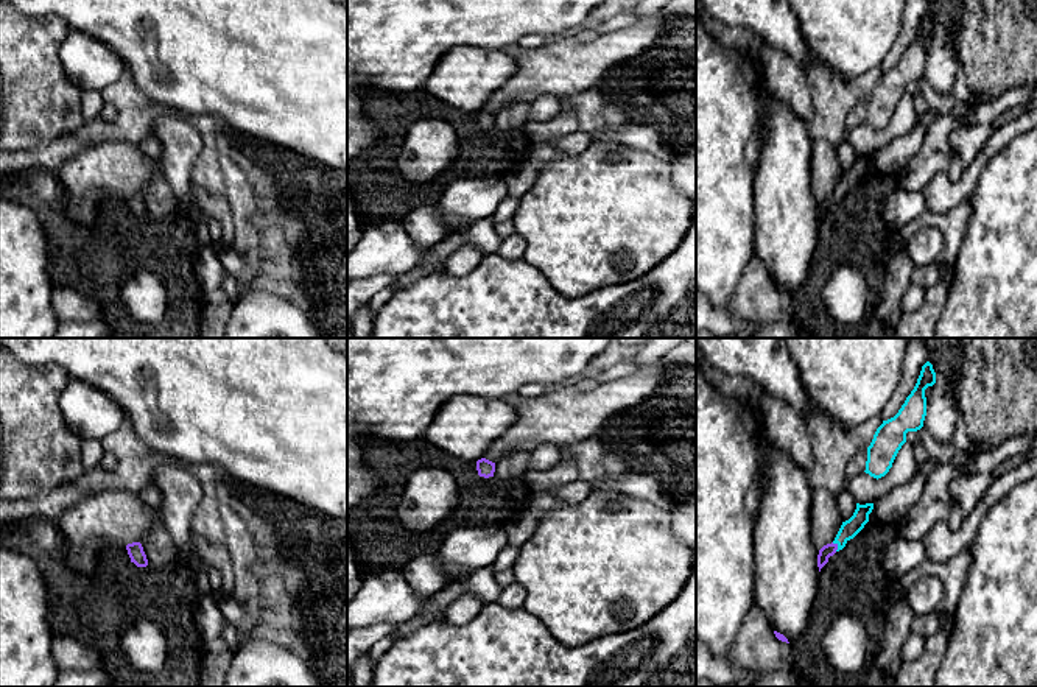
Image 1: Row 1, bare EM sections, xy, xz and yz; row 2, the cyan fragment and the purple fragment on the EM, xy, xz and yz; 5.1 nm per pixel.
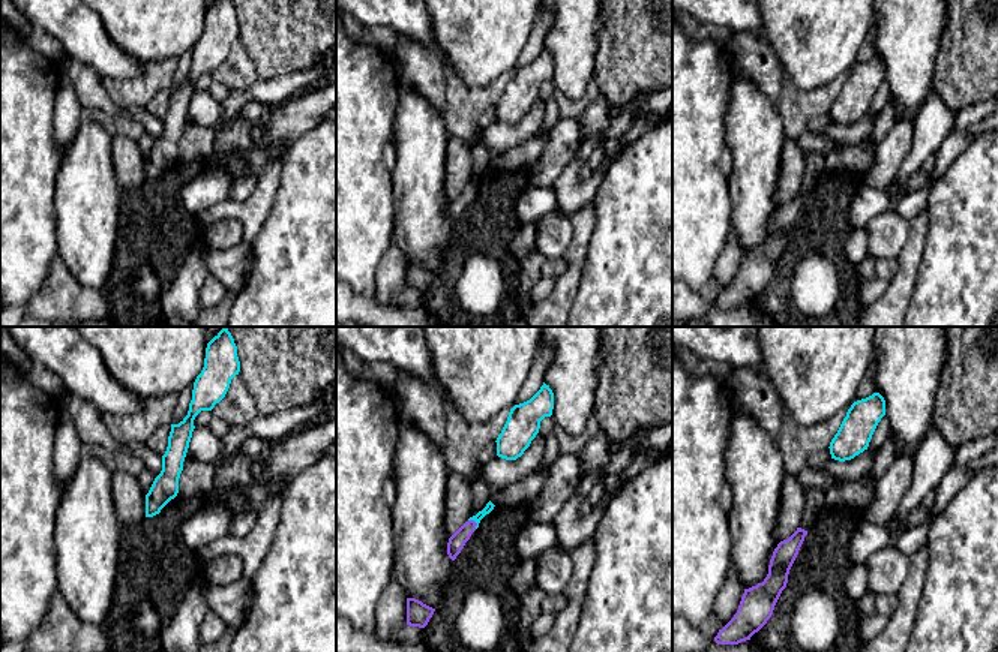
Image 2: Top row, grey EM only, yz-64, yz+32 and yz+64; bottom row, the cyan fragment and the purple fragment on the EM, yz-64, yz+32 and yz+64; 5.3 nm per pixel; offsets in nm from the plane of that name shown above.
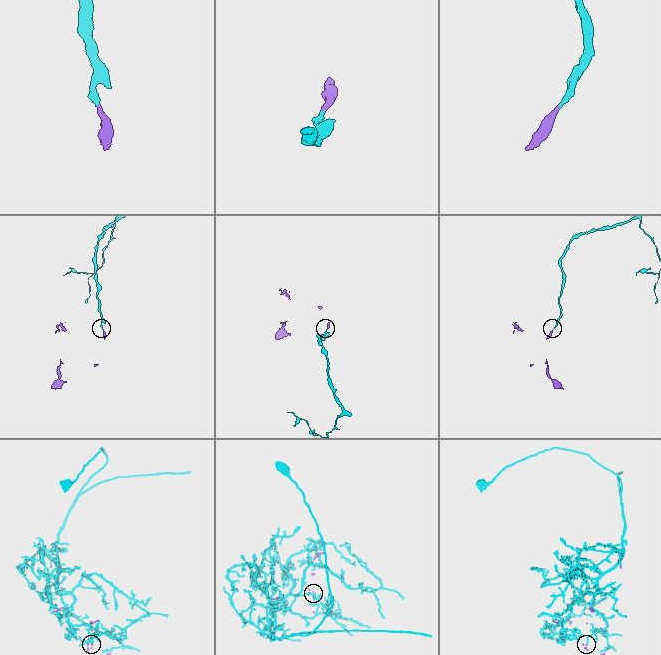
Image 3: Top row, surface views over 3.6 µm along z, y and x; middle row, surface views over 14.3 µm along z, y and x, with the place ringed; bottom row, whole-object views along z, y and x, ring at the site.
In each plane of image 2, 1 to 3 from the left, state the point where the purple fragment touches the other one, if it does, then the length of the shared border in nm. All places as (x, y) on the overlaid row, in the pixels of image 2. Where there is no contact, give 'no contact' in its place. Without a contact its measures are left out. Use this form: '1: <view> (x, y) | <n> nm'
1: no contact
2: yz+32 (474, 520) | 70 nm
3: no contact

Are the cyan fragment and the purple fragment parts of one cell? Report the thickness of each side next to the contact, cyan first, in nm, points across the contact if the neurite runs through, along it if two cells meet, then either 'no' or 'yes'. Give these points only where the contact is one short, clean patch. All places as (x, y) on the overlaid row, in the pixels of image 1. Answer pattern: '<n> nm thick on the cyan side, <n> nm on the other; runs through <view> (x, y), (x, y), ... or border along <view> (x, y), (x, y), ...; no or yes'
90 nm thick on the cyan side, 70 nm on the other; no

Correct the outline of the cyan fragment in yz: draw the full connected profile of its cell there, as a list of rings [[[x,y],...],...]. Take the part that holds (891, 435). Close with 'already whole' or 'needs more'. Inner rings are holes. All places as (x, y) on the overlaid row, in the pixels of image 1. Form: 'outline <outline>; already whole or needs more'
outline [[[926,361],[922,366],[914,389],[906,397],[898,413],[894,417],[883,421],[877,428],[870,446],[867,447],[866,474],[878,480],[889,472],[898,450],[906,442],[906,433],[917,432],[923,427],[926,416],[925,389],[934,383],[936,372],[933,365]]]; already whole

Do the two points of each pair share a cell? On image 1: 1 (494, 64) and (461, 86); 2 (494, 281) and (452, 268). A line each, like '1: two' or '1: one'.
1: one
2: two

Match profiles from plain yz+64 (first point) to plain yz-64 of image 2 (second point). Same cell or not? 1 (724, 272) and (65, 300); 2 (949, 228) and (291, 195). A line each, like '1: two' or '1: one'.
1: one
2: one

